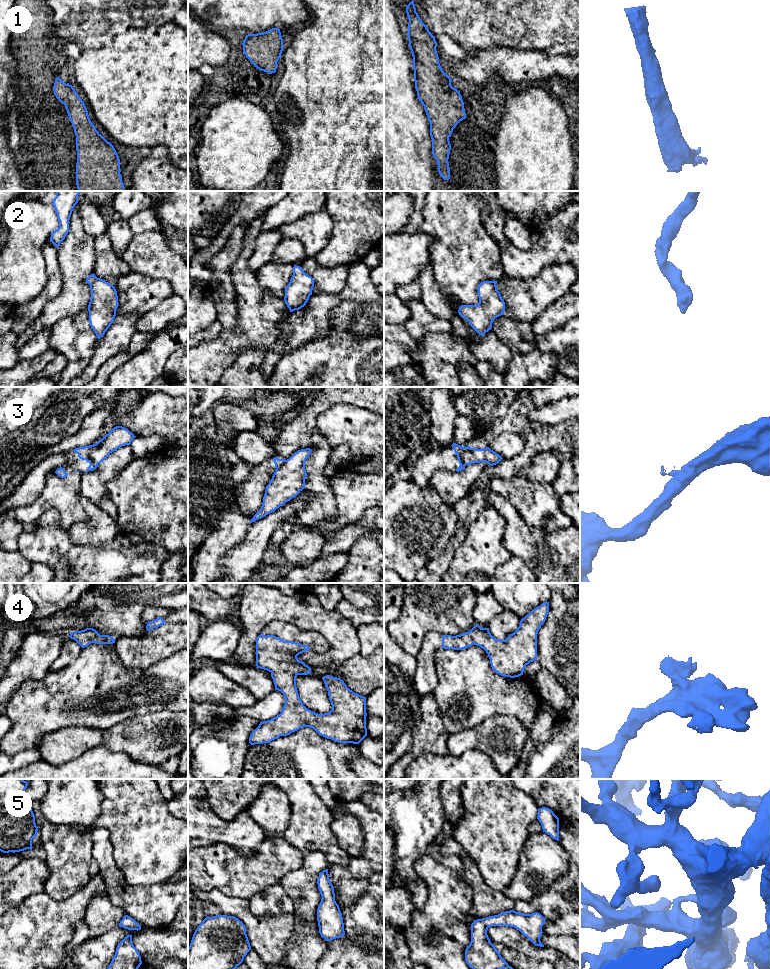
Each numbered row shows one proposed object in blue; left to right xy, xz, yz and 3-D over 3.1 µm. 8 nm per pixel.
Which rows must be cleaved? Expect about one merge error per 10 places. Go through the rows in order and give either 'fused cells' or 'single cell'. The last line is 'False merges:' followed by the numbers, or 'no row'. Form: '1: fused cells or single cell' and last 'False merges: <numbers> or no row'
1: single cell
2: single cell
3: fused cells
4: single cell
5: single cell
False merges: 3

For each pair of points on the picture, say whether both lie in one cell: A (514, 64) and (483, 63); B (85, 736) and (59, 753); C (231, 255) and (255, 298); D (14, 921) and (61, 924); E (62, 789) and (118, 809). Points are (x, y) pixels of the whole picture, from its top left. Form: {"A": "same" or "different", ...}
{"A": "same", "B": "same", "C": "different", "D": "same", "E": "different"}

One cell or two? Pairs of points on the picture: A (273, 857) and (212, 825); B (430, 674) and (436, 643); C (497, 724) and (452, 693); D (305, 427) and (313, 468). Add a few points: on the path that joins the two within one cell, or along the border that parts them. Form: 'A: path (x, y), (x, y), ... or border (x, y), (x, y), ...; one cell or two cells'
A: border (268, 836), (248, 855), (234, 849); two cells
B: path (428, 666), (428, 651); one cell
C: border (511, 716), (492, 715), (467, 729); two cells
D: border (315, 426), (311, 442), (307, 447); two cells

